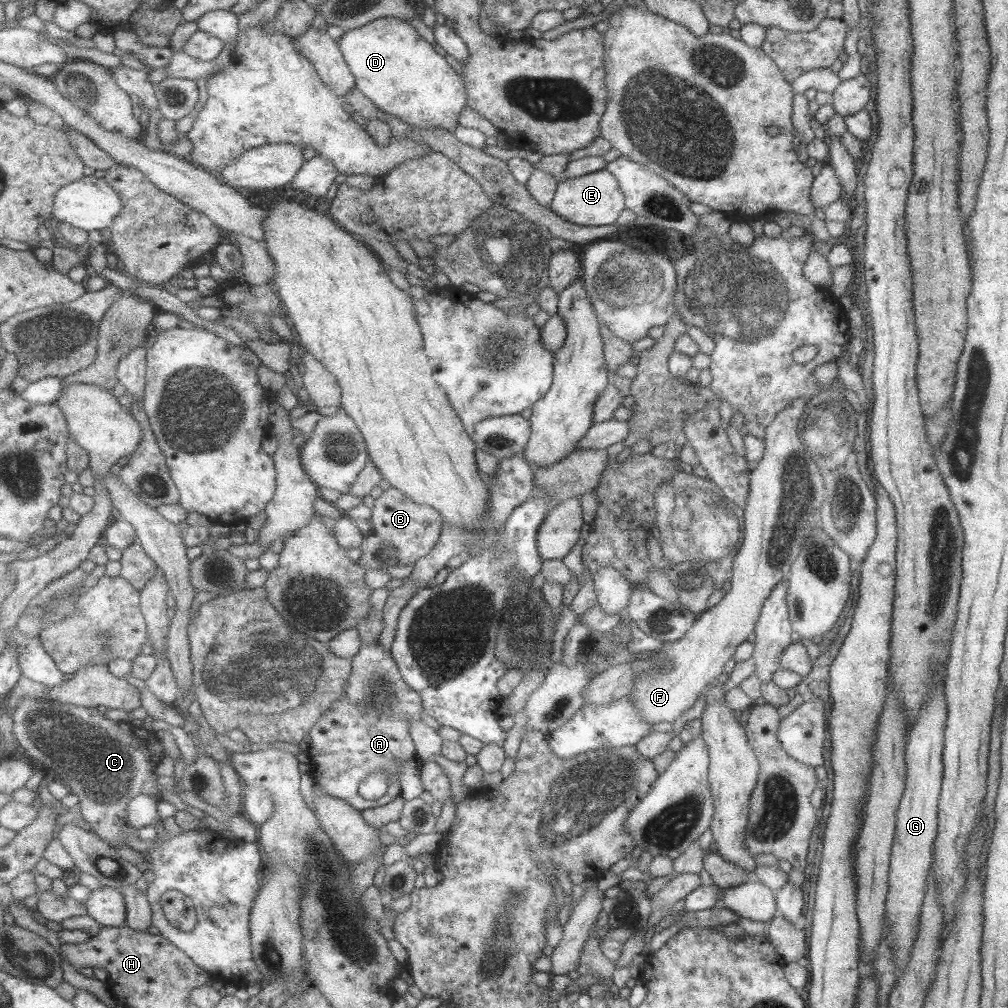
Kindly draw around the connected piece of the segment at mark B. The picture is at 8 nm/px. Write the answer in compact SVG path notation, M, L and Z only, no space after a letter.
M391 486L382 491L371 510L374 532L380 534L387 544L391 544L398 554L398 566L415 565L437 546L446 525L445 519L433 506L415 502L402 490Z

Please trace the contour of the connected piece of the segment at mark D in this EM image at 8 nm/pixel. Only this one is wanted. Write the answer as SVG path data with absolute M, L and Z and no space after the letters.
M381 17L365 26L360 26L359 28L346 31L343 38L339 42L341 50L344 52L346 62L349 64L351 71L356 76L357 87L361 89L367 98L370 98L380 110L384 110L387 114L398 118L399 120L404 120L407 124L414 126L415 128L446 128L447 130L453 130L459 126L459 120L461 120L461 112L467 108L469 100L467 96L467 86L465 86L464 79L455 72L455 68L447 62L445 56L441 56L435 52L433 44L427 42L421 37L421 34L407 23L405 19L399 17Z

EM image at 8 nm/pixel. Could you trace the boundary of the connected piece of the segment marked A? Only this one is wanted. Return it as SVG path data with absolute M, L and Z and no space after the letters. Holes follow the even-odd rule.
M380 640L375 644L364 644L360 653L352 658L353 670L349 677L348 688L346 688L346 698L342 698L333 705L332 710L320 722L317 722L310 734L311 742L308 749L310 767L312 771L312 787L319 786L321 793L343 799L349 802L359 811L386 806L393 800L401 796L401 772L403 764L409 757L417 760L417 744L409 730L410 722L413 719L421 718L423 712L423 699L421 695L403 680L399 672L398 664L393 660L392 652L387 652L380 644ZM373 772L385 772L389 780L389 791L381 801L369 801L360 795L361 782Z

